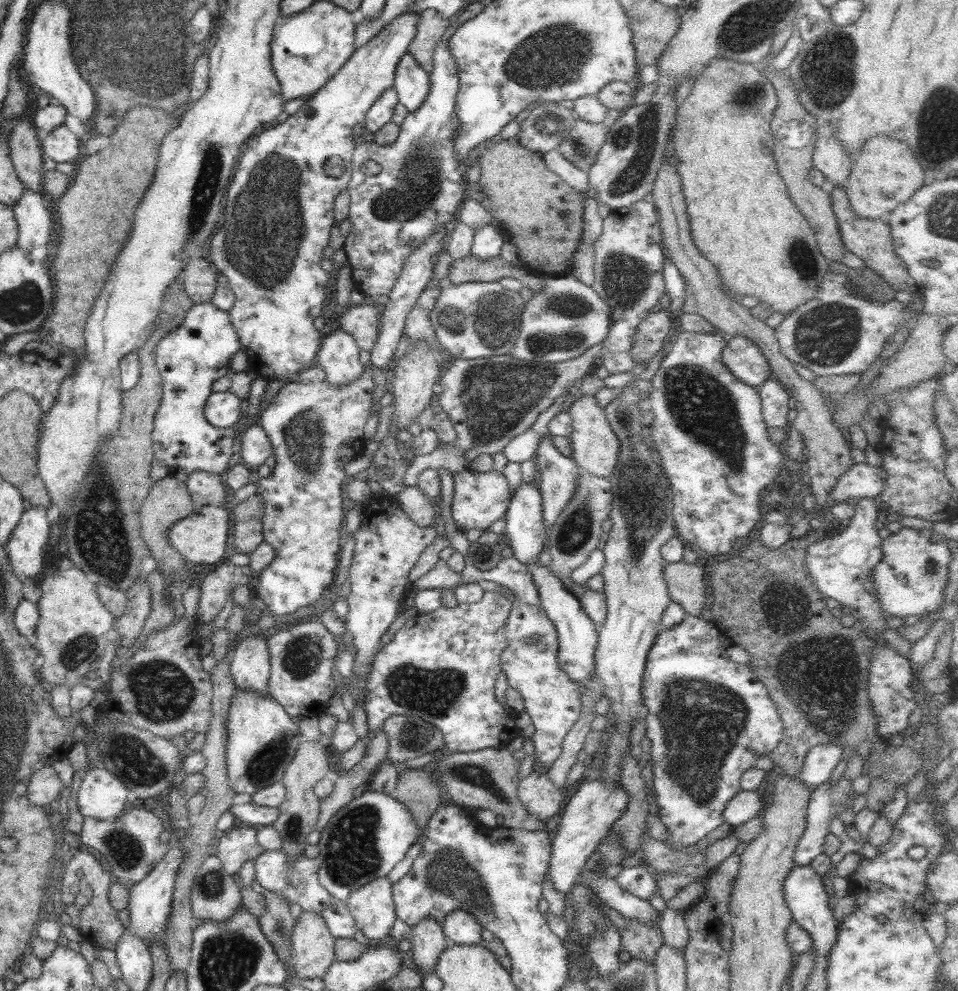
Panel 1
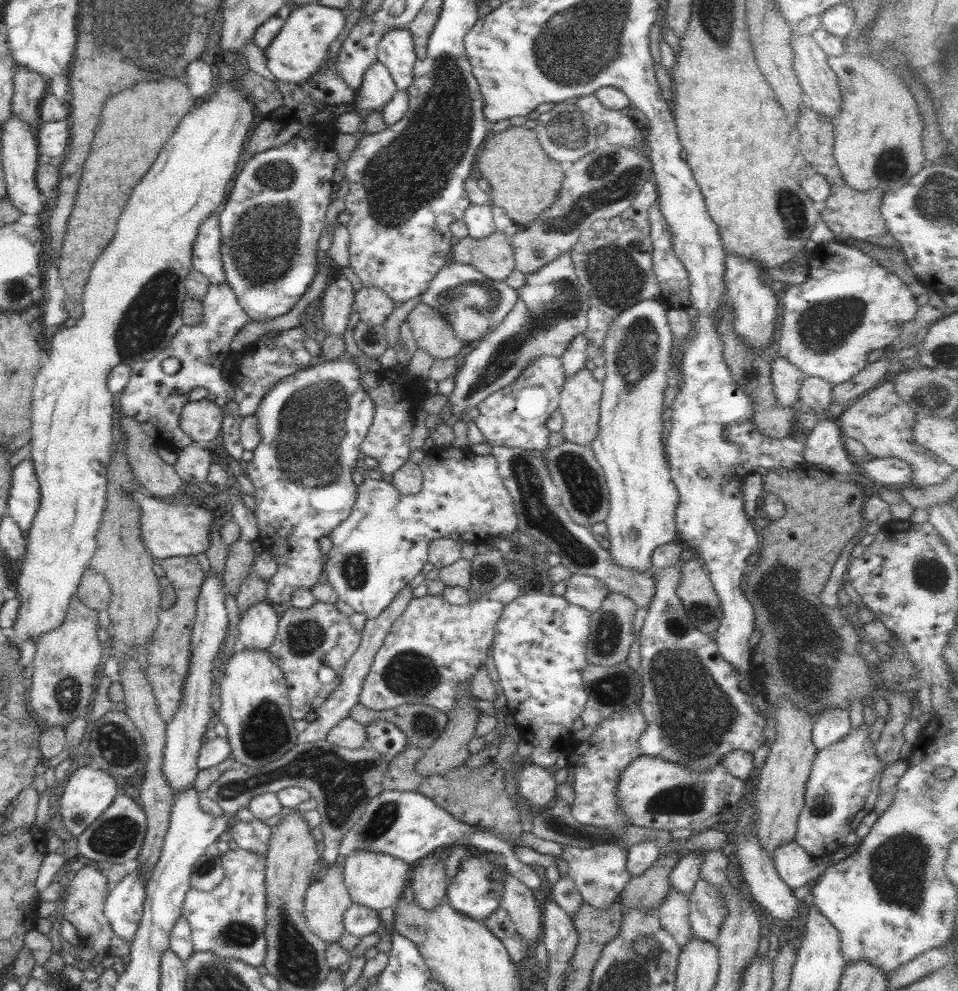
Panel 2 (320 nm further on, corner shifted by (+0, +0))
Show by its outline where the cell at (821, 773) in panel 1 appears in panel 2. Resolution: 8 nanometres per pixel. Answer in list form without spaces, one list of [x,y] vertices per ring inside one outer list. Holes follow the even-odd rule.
[[[840,707],[822,711],[819,717],[813,720],[812,742],[817,750],[822,750],[830,744],[842,740],[850,733],[849,711]]]

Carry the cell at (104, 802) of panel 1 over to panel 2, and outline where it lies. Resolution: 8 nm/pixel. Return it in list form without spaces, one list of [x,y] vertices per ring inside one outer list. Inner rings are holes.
[[[96,766],[78,768],[64,786],[60,798],[60,814],[66,830],[74,837],[80,836],[112,804],[114,797],[120,794],[120,784],[107,772]]]

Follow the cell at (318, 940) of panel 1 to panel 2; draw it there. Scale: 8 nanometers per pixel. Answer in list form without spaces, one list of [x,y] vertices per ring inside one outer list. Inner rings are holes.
[[[336,865],[316,880],[305,894],[308,928],[326,944],[337,942],[345,931],[343,914],[354,902],[347,892],[343,872]]]

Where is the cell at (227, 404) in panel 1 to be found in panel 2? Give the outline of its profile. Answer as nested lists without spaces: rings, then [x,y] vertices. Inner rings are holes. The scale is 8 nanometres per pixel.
[[[206,399],[188,402],[182,407],[179,425],[196,443],[207,444],[220,439],[223,410]]]

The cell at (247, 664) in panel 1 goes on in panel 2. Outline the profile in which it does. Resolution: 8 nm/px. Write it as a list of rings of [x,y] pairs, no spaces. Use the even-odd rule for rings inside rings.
[[[265,600],[250,606],[240,616],[238,624],[240,648],[268,652],[276,638],[279,621],[280,618],[275,614],[270,602]]]

